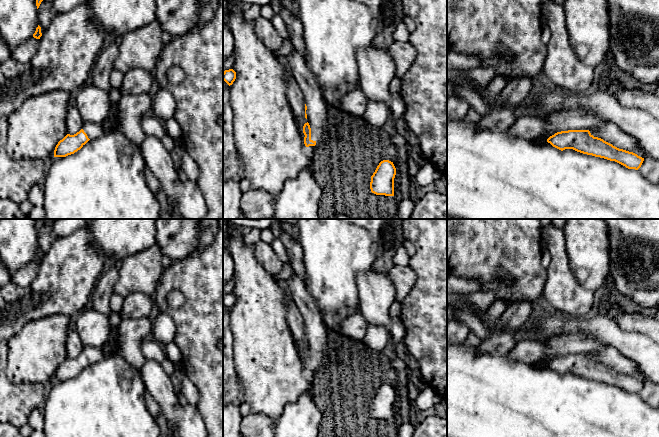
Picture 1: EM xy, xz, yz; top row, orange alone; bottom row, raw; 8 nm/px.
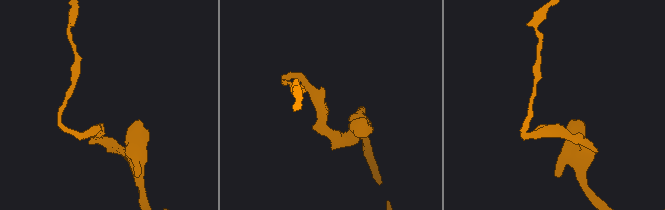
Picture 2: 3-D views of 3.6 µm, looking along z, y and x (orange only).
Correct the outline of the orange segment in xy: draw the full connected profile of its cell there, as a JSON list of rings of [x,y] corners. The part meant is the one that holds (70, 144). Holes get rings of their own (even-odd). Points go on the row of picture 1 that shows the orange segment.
[[[84,122],[82,129],[74,135],[67,134],[58,142],[54,150],[54,157],[66,157],[80,150],[89,140],[97,139],[104,135],[100,124]]]

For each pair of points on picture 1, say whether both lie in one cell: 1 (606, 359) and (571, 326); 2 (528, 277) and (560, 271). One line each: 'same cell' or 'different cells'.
1: different cells
2: different cells

